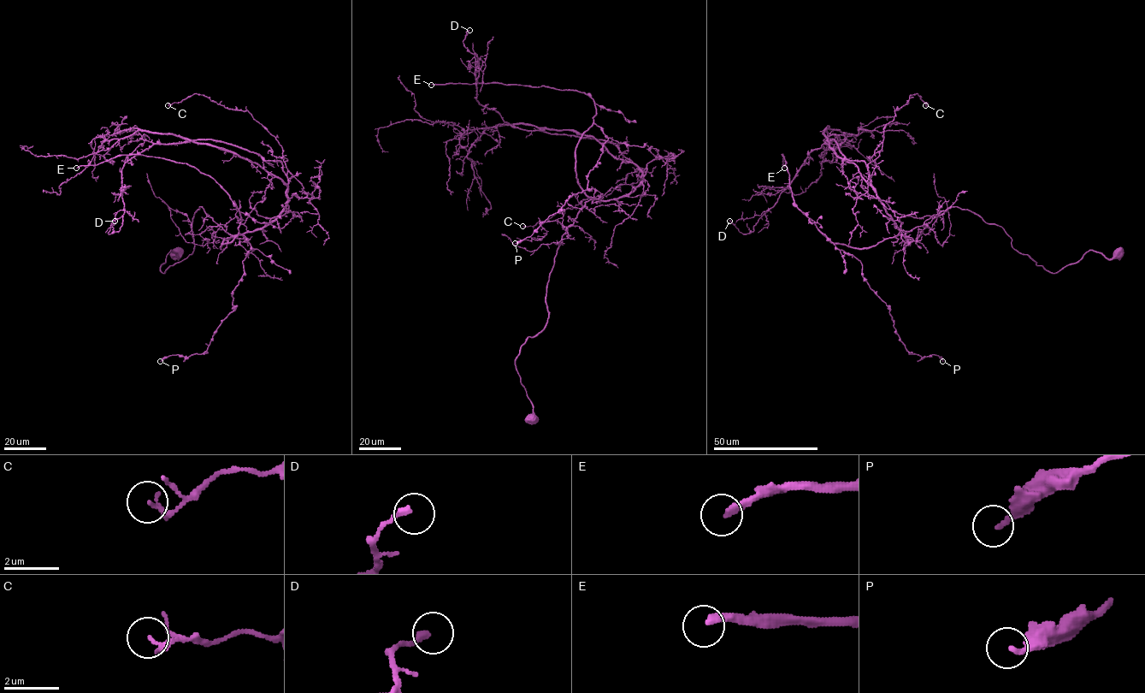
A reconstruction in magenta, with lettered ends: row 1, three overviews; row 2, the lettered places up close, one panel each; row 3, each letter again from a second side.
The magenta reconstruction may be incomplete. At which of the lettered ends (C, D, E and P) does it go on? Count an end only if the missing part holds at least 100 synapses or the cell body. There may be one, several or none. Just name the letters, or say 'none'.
E

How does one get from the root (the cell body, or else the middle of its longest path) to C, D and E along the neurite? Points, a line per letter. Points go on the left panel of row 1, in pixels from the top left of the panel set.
C: (176, 252), (163, 273), (192, 253), (200, 207), (229, 234), (269, 224), (287, 168), (247, 110), (168, 105)
D: (176, 252), (163, 273), (200, 207), (244, 234), (287, 186), (154, 144), (115, 221)
E: (176, 252), (163, 273), (200, 207), (236, 234), (221, 248), (238, 233), (213, 179), (141, 155), (76, 168)

